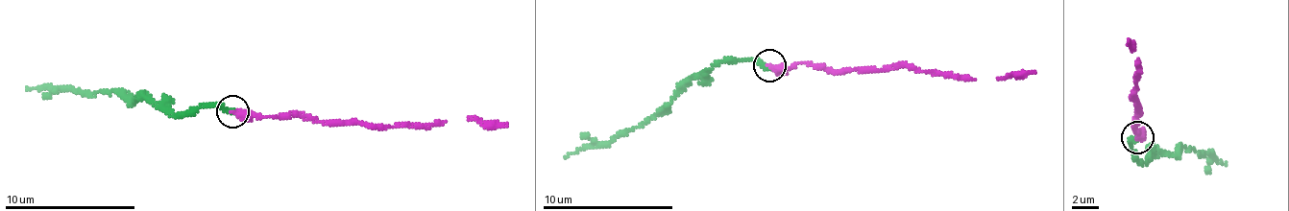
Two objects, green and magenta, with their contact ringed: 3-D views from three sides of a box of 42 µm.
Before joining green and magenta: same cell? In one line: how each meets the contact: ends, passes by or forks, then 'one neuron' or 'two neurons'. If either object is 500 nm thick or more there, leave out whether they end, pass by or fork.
green ends | magenta ends | one neuron

